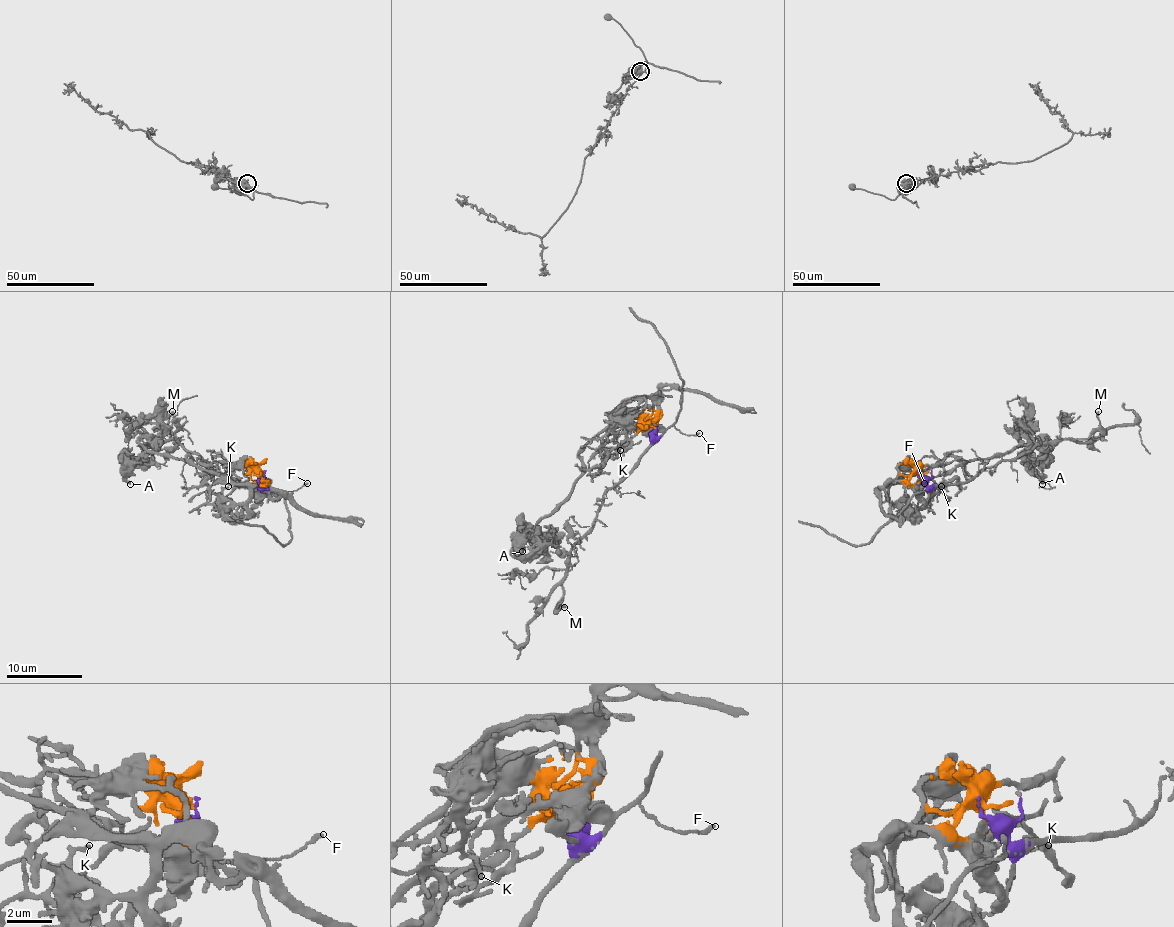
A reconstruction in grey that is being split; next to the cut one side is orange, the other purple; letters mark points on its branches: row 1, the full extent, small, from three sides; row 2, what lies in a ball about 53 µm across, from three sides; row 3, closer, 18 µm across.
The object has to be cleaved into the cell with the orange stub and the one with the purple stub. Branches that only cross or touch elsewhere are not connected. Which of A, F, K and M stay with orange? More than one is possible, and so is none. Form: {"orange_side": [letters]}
{"orange_side": ["A", "K"]}

